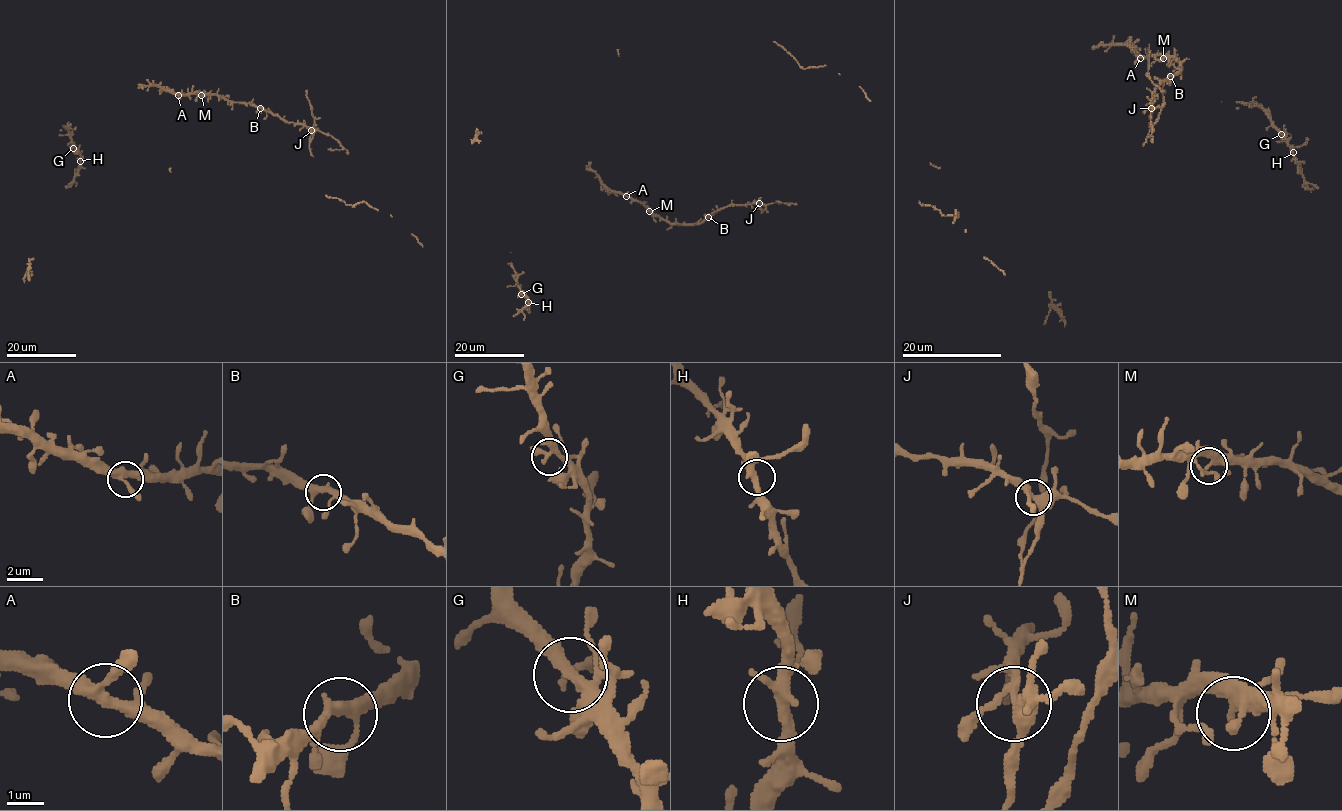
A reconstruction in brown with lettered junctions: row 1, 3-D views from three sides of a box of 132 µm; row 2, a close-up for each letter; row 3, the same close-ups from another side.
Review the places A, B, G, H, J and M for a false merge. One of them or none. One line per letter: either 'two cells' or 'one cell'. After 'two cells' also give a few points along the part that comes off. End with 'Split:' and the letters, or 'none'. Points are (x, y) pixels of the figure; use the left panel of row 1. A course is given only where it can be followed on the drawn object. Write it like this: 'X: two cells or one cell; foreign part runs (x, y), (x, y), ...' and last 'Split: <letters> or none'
A: one cell
B: one cell
G: one cell
H: one cell
J: two cells; foreign part runs (311, 130), (314, 119), (307, 90)
M: one cell
Split: J

